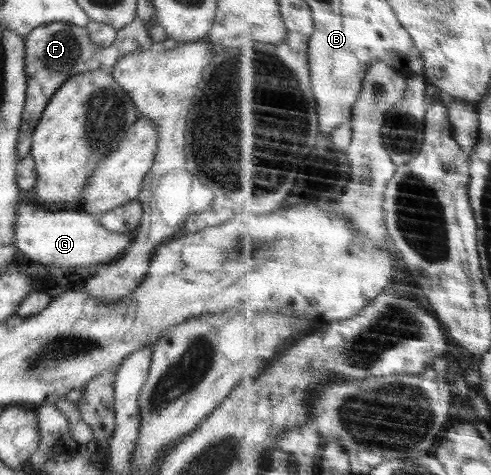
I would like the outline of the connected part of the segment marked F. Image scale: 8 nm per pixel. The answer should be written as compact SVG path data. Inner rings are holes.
M136 17L124 30L118 32L116 40L106 50L96 46L90 40L86 27L76 26L72 23L51 22L33 28L25 37L26 58L24 58L24 64L28 82L26 82L26 100L24 112L22 112L23 122L20 124L20 134L18 134L16 146L18 158L23 159L30 155L34 128L38 126L50 97L68 78L92 70L103 68L110 70L126 52L152 48L154 42L148 33L150 27L151 24Z

